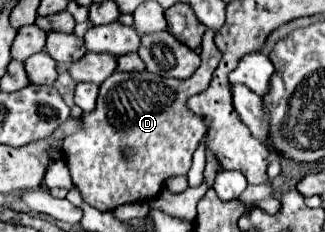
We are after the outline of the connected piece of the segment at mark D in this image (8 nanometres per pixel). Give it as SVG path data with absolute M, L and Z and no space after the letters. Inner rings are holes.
M217 30L205 32L203 44L201 44L201 66L187 80L179 82L177 78L163 78L163 76L151 74L147 70L143 70L143 72L113 72L99 86L97 108L91 114L83 116L85 128L73 136L67 136L61 146L65 164L71 172L71 180L75 184L75 188L81 192L81 198L85 204L89 204L101 212L111 212L119 204L151 200L163 190L163 182L167 178L189 172L191 156L193 156L197 144L203 140L207 126L201 116L187 110L185 102L193 94L199 94L209 86L211 76L221 62L221 52L215 48L215 42L213 42L215 34L217 34ZM121 146L131 148L129 160L125 160L121 156L121 150L119 150Z

